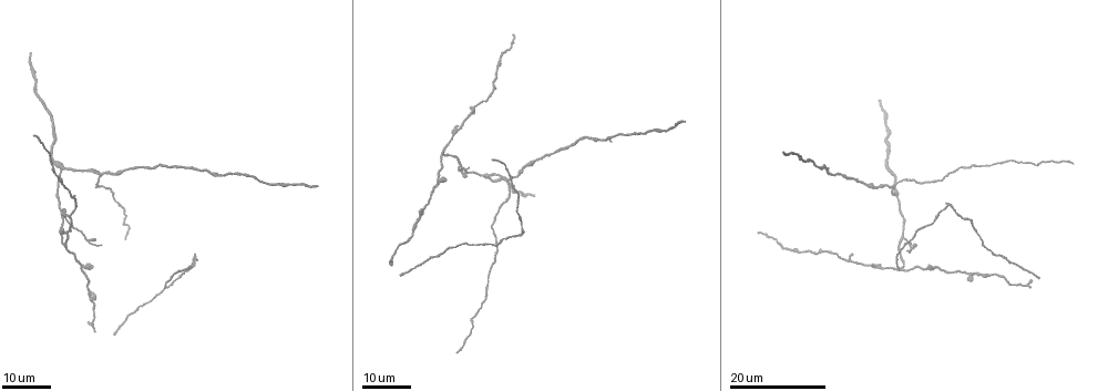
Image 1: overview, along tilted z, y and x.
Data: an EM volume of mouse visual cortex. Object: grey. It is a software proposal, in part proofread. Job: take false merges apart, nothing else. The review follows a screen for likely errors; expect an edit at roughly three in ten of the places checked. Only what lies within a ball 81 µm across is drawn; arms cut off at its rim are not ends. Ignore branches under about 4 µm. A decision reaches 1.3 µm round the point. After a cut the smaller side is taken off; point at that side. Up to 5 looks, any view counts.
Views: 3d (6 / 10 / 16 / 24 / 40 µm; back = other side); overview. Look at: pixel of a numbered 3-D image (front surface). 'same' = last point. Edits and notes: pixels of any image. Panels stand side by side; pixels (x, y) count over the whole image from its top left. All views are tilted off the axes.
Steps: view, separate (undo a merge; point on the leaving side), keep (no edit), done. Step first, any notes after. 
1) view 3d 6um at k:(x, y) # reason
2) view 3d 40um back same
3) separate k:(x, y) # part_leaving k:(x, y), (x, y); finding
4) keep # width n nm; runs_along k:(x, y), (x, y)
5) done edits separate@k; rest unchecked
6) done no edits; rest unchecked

view 3d 24um at 1:(66, 168) # side arm on a straight run

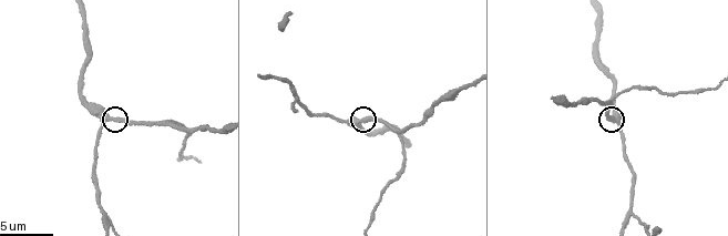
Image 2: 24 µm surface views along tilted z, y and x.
view 3d 6um at 2:(614, 117)

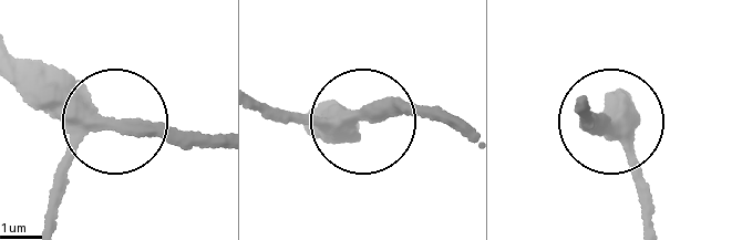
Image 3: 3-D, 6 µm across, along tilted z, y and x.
keep # runs_along 3:(53, 222), (62, 173), (111, 125), (27, 60); continuous, no second cell

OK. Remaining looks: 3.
view 3d 10um at 2:(164, 121) # arms part here

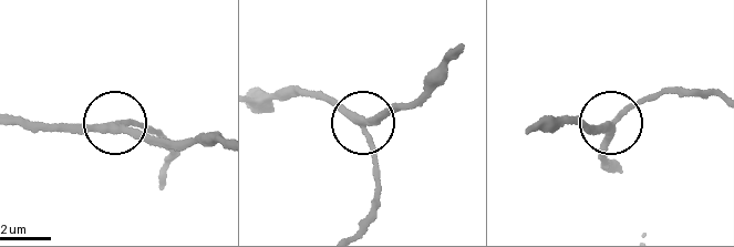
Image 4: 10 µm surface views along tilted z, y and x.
view 3d 6um at 4:(364, 123)

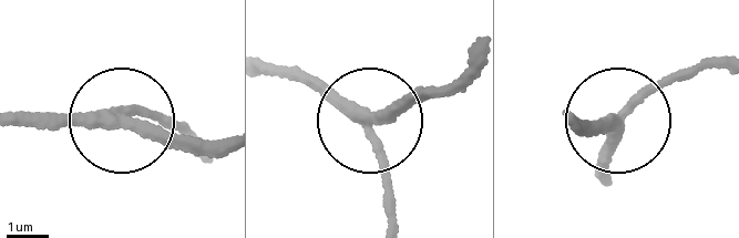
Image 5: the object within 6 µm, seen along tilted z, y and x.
keep # arms 3; runs_along 5:(598, 174), (626, 103), (717, 66); continuous, no second cell

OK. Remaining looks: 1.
view 3d 6um at 2:(295, 100) # small branch off a trunk

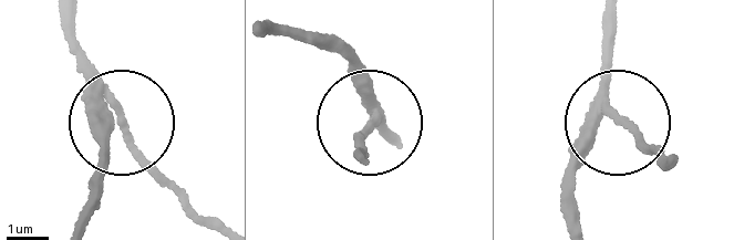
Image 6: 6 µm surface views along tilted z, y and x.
separate 6:(130, 148) # part_leaving 6:(112, 91), (136, 150), (223, 228); two cells meet here

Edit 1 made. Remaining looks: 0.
done edits separate@6; rest unchecked

